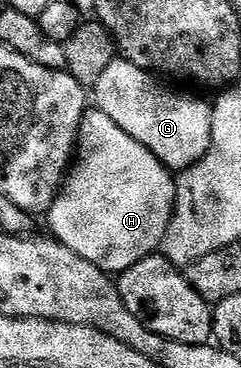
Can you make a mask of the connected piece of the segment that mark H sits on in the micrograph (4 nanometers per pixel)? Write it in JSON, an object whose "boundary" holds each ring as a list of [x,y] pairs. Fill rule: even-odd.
{"boundary":[[[85,109],[80,131],[76,134],[74,157],[59,194],[46,212],[48,226],[52,229],[49,230],[51,237],[101,270],[119,272],[138,264],[138,260],[153,253],[163,243],[175,206],[176,178],[173,171],[163,166],[154,152],[138,144],[134,136],[126,136],[126,132],[122,132],[106,112]]]}

